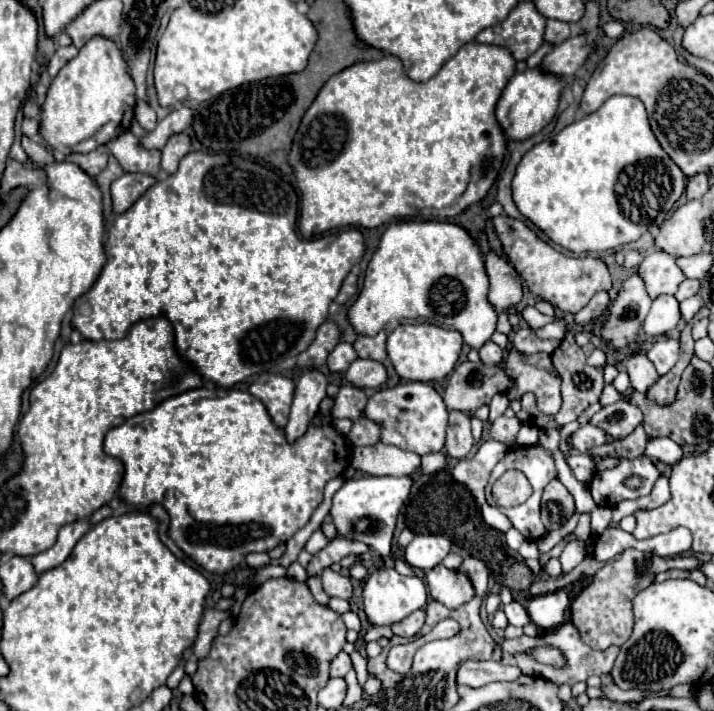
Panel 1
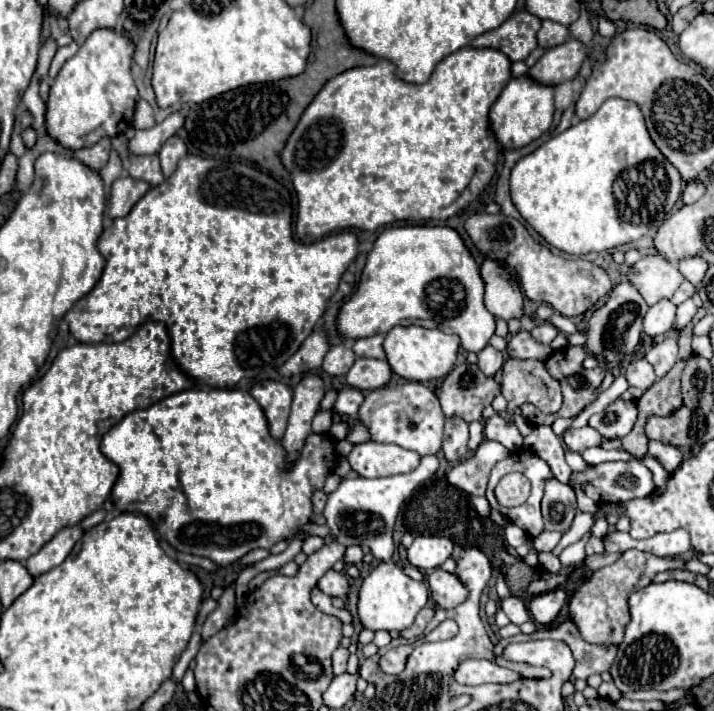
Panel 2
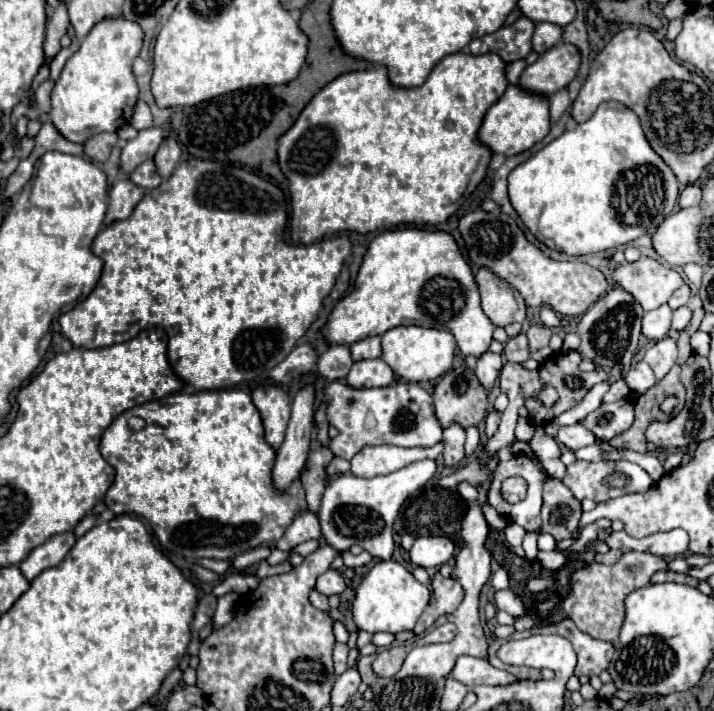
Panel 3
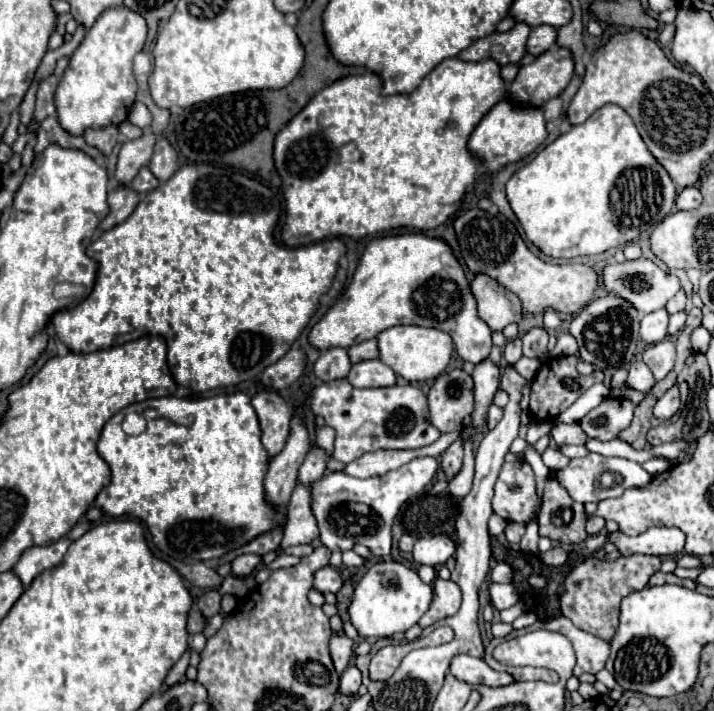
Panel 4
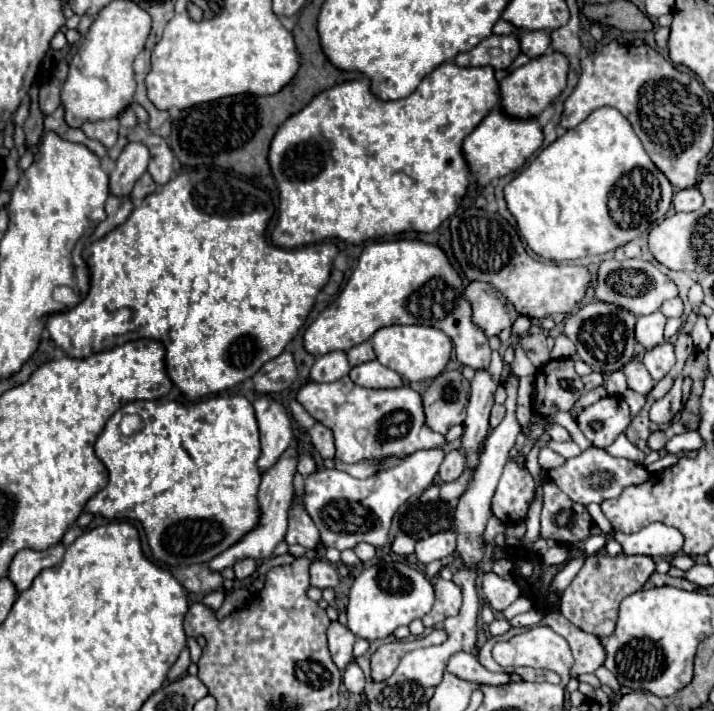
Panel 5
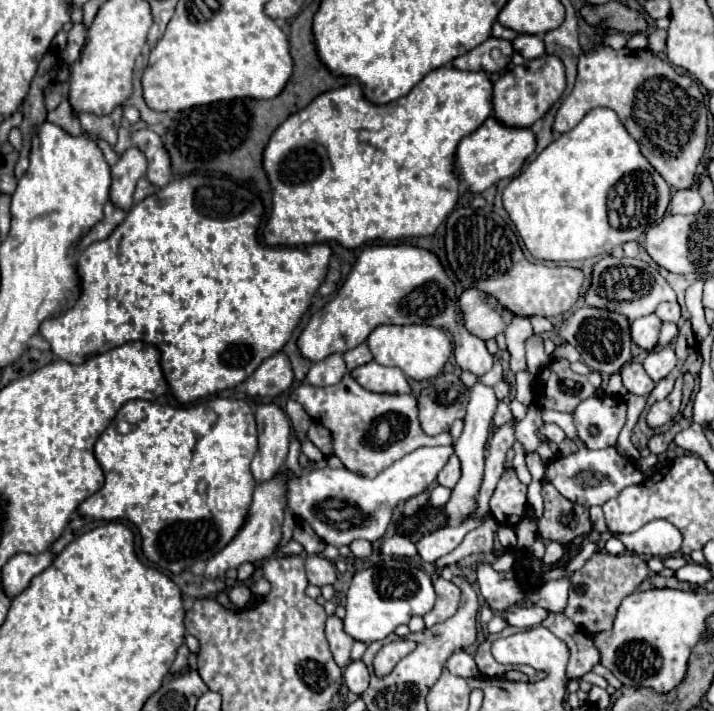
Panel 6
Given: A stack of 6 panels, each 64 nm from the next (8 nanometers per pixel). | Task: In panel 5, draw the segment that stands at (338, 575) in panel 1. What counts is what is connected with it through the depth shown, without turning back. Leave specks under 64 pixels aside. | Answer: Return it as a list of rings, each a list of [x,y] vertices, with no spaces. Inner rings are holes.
[[[316,558],[310,564],[310,584],[324,590],[324,588],[336,588],[338,584],[338,572],[336,566],[330,564],[324,558]]]

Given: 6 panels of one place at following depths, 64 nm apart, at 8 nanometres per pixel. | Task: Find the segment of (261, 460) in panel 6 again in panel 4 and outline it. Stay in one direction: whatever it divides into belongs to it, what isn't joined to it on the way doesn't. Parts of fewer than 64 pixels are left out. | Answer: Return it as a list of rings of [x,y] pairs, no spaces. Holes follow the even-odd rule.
[[[262,390],[252,398],[252,406],[258,414],[262,428],[262,446],[268,452],[268,458],[274,458],[282,452],[290,436],[292,412],[288,404],[274,390]]]

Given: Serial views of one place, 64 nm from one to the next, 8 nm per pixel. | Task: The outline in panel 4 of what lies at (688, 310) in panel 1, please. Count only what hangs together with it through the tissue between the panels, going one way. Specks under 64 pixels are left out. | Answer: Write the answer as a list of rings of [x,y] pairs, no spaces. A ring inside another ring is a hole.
[[[686,312],[672,314],[672,316],[670,316],[670,324],[668,324],[668,334],[674,336],[676,332],[680,332],[680,328],[684,326],[684,322],[686,322]]]

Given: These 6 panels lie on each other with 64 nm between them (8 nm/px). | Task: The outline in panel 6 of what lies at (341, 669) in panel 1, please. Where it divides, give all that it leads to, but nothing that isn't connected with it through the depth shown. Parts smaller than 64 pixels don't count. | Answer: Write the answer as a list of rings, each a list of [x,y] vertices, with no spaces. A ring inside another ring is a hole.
[[[336,614],[328,616],[328,620],[326,620],[326,638],[330,642],[330,650],[334,654],[336,664],[340,668],[348,666],[348,662],[350,662],[350,648],[352,648],[354,640],[348,634],[344,634],[342,620]]]

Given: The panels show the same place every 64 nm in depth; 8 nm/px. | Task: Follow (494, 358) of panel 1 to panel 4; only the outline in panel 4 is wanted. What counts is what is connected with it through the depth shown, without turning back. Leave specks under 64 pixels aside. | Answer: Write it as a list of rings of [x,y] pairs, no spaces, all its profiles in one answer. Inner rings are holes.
[[[484,360],[476,364],[476,370],[472,372],[474,380],[474,412],[472,412],[472,430],[474,436],[482,432],[488,416],[488,408],[492,404],[492,398],[500,386],[500,370],[490,362]]]

